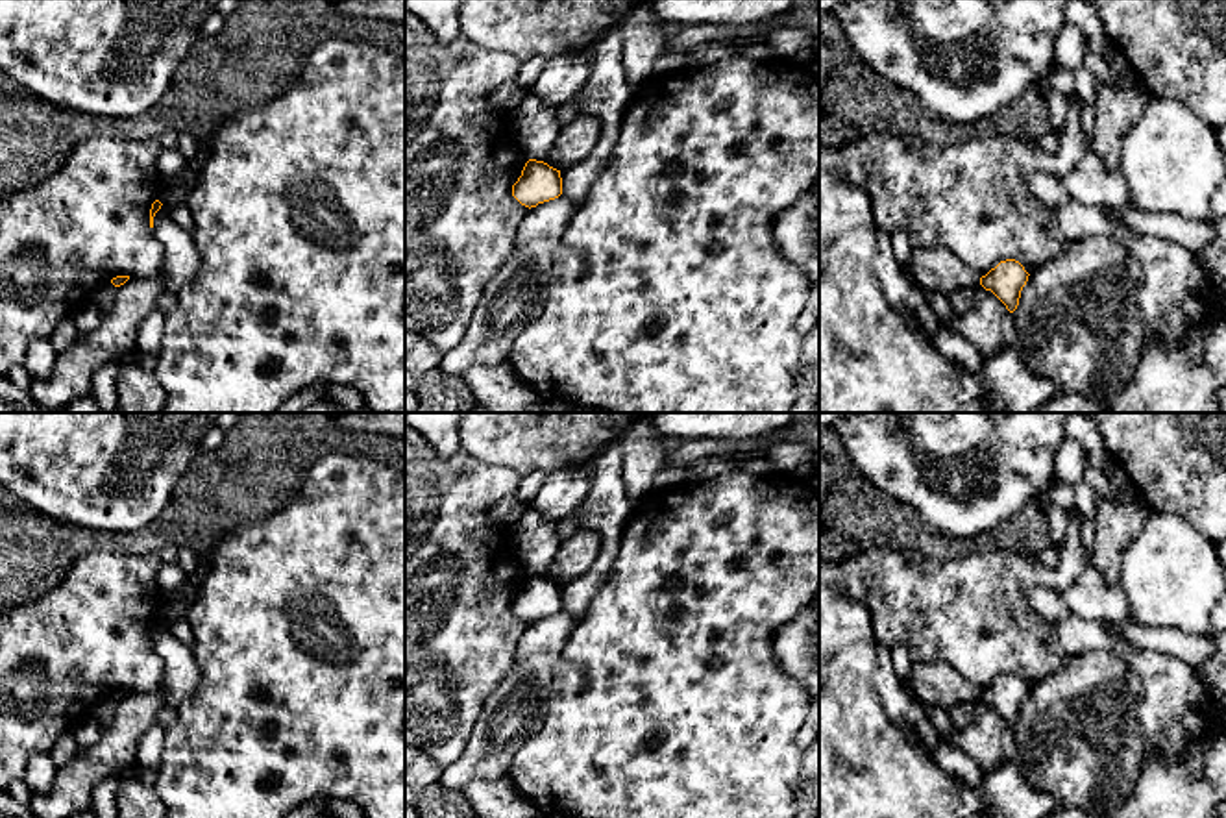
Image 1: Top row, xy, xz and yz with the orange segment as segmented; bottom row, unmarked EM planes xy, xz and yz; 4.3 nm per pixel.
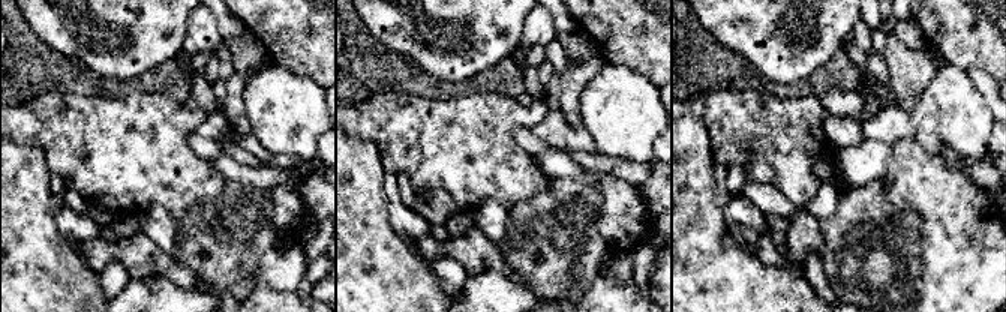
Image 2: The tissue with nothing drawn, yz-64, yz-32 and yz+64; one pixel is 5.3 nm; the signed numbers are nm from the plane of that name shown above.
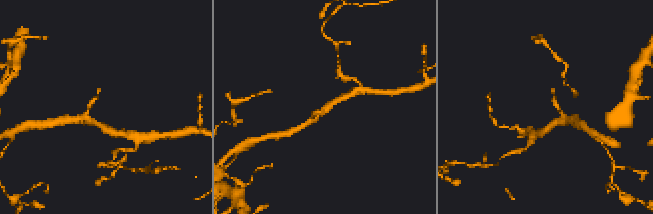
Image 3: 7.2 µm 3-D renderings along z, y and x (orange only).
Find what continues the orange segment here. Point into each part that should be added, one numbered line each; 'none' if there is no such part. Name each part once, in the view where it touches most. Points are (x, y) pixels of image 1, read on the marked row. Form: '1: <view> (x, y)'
none

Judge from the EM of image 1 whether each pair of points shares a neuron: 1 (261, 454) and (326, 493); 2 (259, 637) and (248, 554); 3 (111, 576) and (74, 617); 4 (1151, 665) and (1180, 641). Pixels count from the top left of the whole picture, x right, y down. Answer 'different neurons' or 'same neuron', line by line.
1: different neurons
2: same neuron
3: same neuron
4: different neurons

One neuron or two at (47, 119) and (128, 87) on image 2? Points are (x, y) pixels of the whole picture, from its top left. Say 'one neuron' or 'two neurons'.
two neurons

